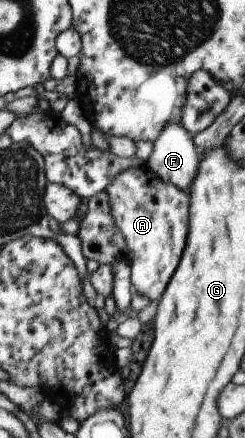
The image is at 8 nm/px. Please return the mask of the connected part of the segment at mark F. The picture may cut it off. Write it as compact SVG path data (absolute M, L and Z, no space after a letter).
M168 122L151 143L152 152L146 166L162 182L187 193L192 178L196 176L199 161L192 136L182 128L182 124Z

